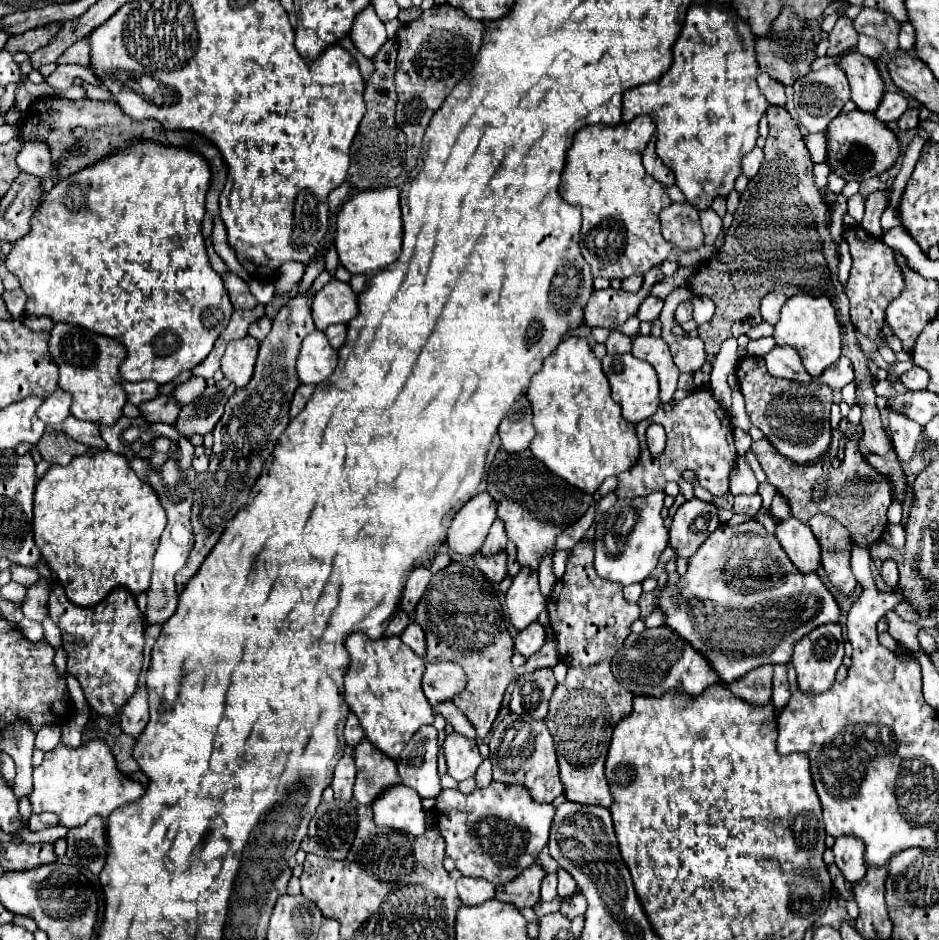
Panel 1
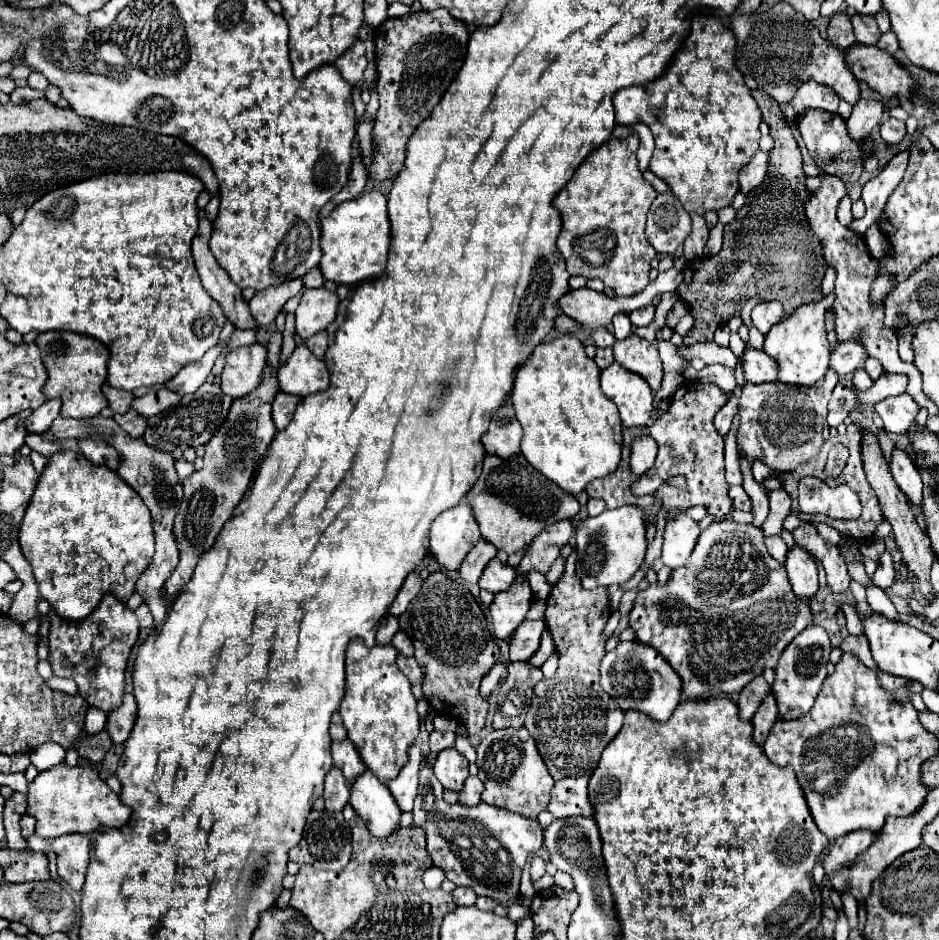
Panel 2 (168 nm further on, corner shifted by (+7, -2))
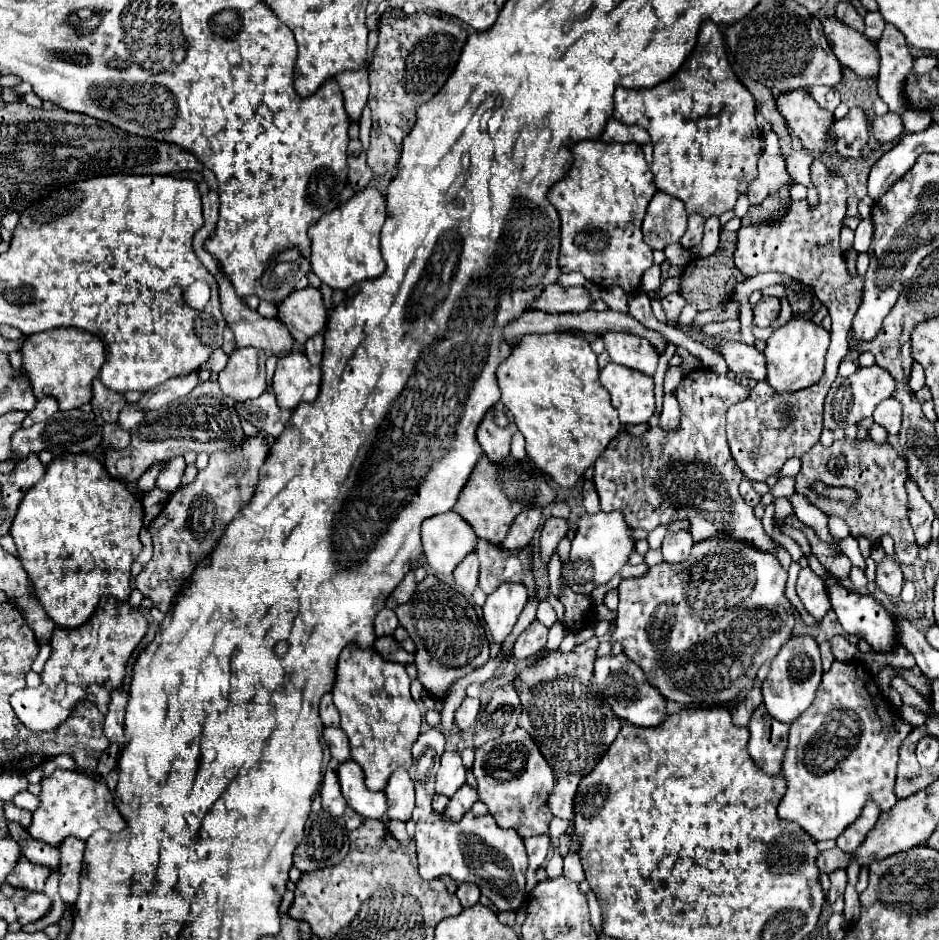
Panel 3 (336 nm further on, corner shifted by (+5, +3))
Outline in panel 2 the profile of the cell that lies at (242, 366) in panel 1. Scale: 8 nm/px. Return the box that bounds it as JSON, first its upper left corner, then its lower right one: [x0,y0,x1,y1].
[221,344,267,398]

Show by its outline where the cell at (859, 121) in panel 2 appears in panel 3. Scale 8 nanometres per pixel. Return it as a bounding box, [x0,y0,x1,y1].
[829,107,869,157]

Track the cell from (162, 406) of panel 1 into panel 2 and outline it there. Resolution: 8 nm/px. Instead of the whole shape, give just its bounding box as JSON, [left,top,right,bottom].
[113,410,147,436]

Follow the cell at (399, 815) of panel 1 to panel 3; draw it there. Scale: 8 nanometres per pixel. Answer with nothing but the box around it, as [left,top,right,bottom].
[335,761,387,819]

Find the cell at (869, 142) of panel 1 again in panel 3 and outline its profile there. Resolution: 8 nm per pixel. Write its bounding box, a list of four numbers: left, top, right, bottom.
[775,89,835,155]

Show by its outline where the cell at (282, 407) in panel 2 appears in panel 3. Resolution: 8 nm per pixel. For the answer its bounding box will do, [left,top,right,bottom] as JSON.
[235,391,291,439]

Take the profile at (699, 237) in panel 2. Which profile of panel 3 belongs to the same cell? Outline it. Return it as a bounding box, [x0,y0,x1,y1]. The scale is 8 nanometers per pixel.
[679,213,705,247]

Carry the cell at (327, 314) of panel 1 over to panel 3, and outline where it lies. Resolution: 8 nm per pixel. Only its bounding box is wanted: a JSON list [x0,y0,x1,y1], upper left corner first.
[277,287,327,345]

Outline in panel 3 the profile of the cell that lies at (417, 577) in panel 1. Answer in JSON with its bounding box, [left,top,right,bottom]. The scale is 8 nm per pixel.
[385,571,415,609]

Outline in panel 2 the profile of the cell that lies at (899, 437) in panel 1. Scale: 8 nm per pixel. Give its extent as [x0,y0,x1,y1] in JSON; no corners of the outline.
[889,446,923,506]

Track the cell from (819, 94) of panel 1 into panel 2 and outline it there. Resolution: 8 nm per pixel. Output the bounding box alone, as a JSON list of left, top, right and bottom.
[793,80,839,112]

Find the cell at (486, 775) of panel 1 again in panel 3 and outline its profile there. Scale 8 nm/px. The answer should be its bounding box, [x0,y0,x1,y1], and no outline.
[443,783,477,821]

